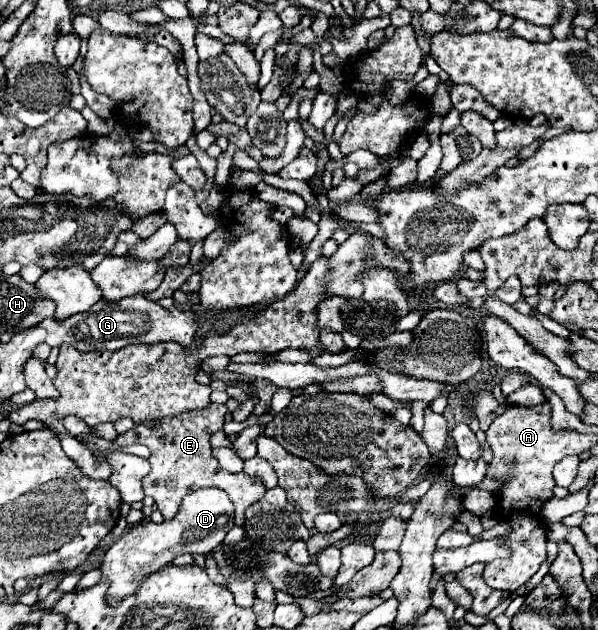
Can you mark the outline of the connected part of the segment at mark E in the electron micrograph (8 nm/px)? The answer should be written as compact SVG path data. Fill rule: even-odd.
M210 403L200 413L184 415L184 421L180 417L172 417L172 421L164 421L164 425L160 425L160 429L148 429L144 425L136 425L134 429L126 431L124 435L118 435L112 441L116 445L116 449L122 449L122 447L132 445L132 443L142 443L150 449L148 461L151 470L142 479L142 487L144 487L144 493L154 499L154 503L160 509L160 513L164 515L164 519L172 519L176 515L180 501L188 493L192 493L200 487L218 487L218 489L224 489L230 495L230 499L236 507L234 521L236 521L236 525L242 527L246 507L250 507L254 501L258 501L264 495L266 487L262 485L260 479L248 477L244 473L222 471L220 465L218 465L218 459L212 455L210 437L212 437L212 433L222 429L226 411L228 411L226 405Z

